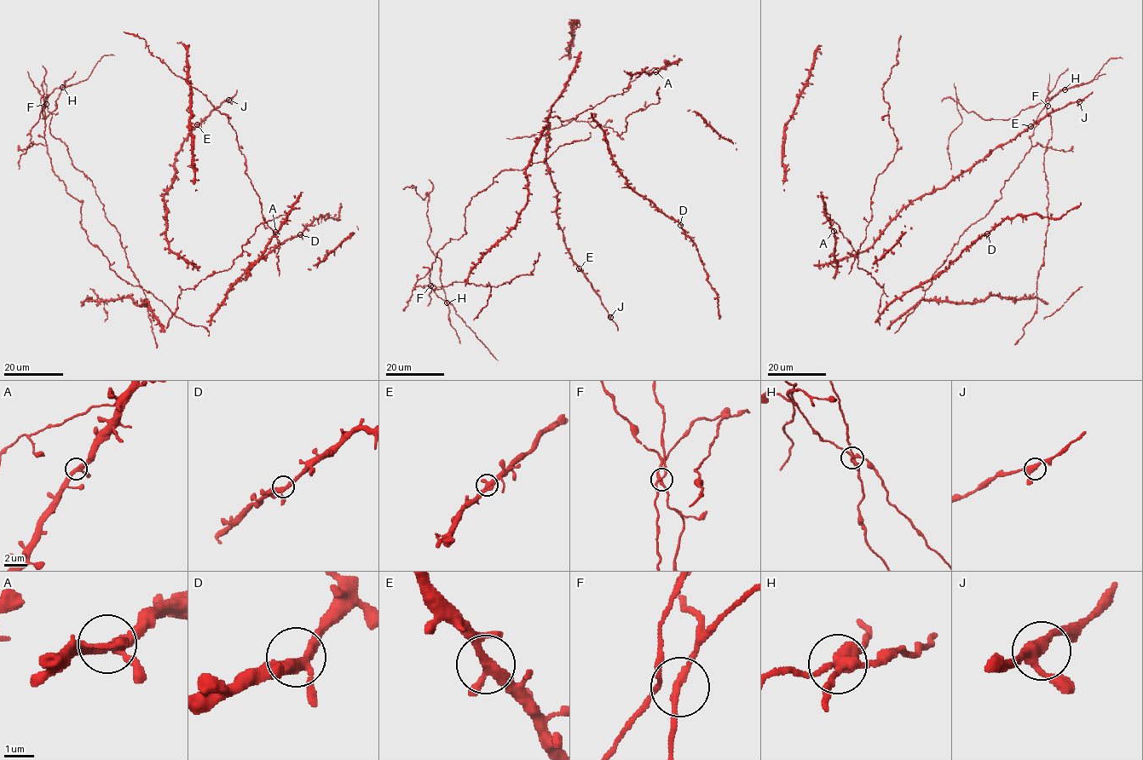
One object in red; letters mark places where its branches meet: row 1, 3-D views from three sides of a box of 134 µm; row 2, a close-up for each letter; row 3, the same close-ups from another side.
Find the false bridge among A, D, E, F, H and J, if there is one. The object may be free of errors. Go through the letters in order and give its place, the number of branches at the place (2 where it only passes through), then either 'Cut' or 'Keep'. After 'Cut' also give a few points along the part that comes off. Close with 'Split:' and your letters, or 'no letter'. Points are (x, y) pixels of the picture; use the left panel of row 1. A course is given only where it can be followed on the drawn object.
A: Place: (275, 232). Branches: 3. Keep
D: Place: (300, 234). Branches: 3. Keep
E: Place: (197, 124). Branches: 4. Keep
F: Place: (46, 104). Branches: 4. Keep
H: Place: (62, 87). Branches: 4. Cut. Course of the part to remove: (62, 87), (54, 100), (57, 107), (43, 118), (46, 118), (41, 99), (38, 121), (31, 129), (19, 169)
J: Place: (228, 100). Branches: 3. Keep
Split: H

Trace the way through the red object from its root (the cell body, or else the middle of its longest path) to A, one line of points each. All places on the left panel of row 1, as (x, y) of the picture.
A: (176, 302), (182, 290), (193, 288), (209, 275), (229, 269), (259, 224), (286, 214), (286, 221), (275, 232)

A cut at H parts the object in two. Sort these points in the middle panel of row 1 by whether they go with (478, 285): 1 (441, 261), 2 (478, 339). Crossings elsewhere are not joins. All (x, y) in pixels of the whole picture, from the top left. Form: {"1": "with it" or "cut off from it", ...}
{"1": "cut off from it", "2": "with it"}

